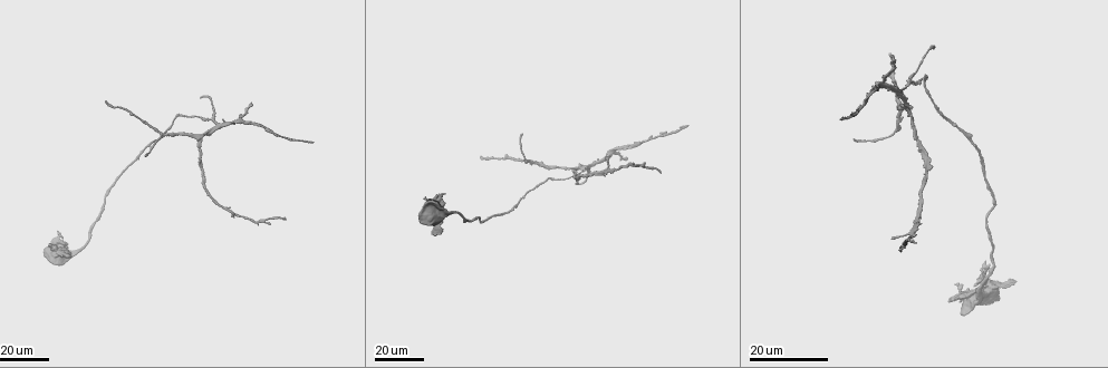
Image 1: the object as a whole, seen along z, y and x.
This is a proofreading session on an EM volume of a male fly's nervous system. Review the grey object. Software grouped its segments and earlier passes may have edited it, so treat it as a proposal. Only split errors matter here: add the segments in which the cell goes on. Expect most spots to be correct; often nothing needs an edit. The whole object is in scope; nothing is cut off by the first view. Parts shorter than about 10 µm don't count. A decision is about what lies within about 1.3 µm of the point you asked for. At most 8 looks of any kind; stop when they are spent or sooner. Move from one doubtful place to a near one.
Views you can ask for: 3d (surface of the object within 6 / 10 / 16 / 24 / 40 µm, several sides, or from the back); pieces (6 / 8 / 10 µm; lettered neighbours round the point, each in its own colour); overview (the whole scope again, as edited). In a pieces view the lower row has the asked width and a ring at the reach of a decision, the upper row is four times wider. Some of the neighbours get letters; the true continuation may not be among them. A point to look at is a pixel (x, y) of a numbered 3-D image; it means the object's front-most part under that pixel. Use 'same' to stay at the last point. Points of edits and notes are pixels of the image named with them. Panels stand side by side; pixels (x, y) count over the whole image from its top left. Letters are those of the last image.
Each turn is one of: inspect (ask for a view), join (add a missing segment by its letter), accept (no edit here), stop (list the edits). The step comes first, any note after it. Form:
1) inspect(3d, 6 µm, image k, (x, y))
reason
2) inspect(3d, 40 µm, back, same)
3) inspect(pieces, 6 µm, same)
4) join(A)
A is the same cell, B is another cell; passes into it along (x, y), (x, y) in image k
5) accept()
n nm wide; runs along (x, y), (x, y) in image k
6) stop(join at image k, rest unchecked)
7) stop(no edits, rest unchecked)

inspect(3d, 40 µm, image 1, (949, 302))
free end

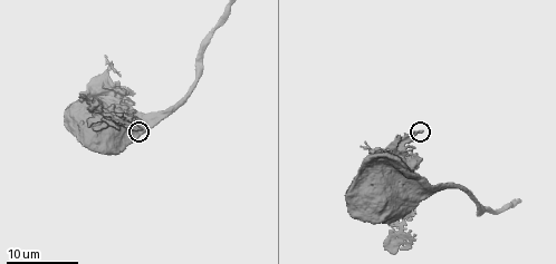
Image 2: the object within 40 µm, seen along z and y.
inspect(pieces, 10 µm, image 2, (423, 129))

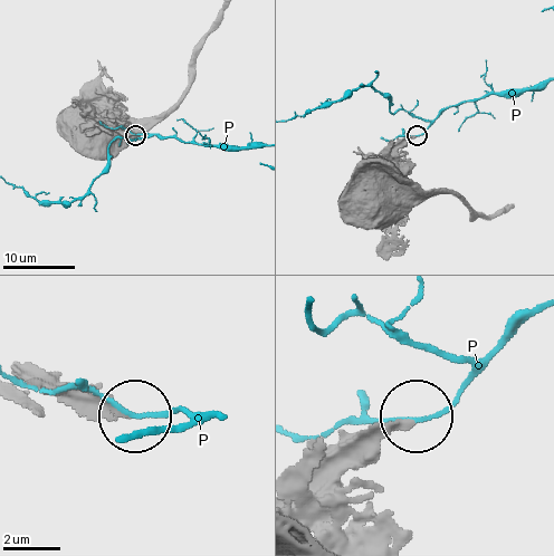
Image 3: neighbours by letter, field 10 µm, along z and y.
accept()
300 nm wide; P is another cell; no lettered segment goes on from it

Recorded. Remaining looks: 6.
inspect(3d, 24 µm, image 1, (890, 238))
free end

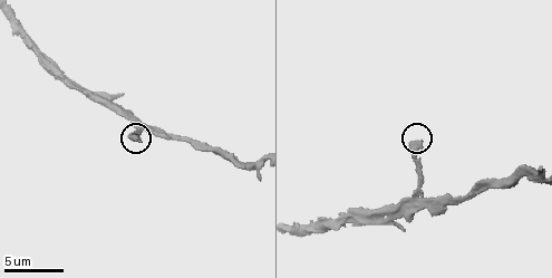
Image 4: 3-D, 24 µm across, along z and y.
inspect(pieces, 10 µm, image 4, (139, 141))
what lies round it

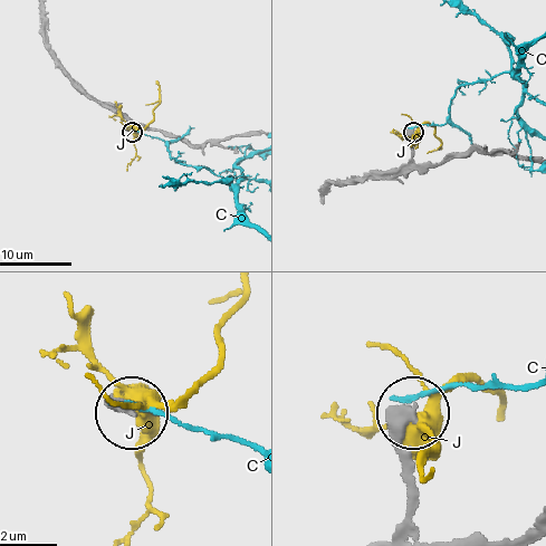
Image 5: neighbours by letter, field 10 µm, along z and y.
accept()
C and J are other cells; runs along (394, 534), (409, 511), (401, 432), (413, 413) in image 5; no lettered segment goes on from it

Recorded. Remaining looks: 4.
inspect(3d, 40 µm, image 1, (644, 162))
free end

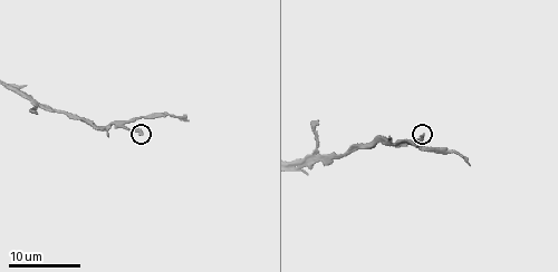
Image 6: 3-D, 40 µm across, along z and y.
inspect(pieces, 8 µm, image 6, (423, 135))

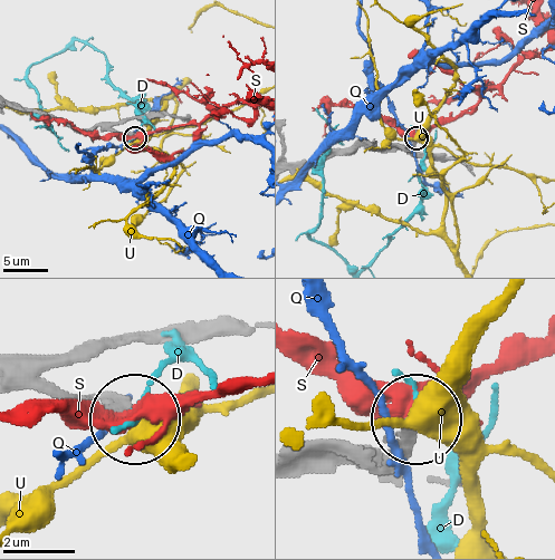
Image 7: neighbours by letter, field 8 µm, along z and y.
accept()
D, Q, S and U are other cells; runs along (294, 169), (350, 148), (404, 146), (414, 138) in image 7; no lettered segment goes on from it

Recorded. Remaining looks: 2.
inspect(3d, 24 µm, image 6, (471, 164))
an open end

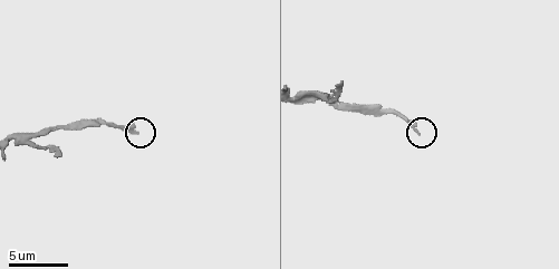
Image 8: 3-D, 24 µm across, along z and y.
inspect(pieces, 8 µm, image 8, (419, 132))

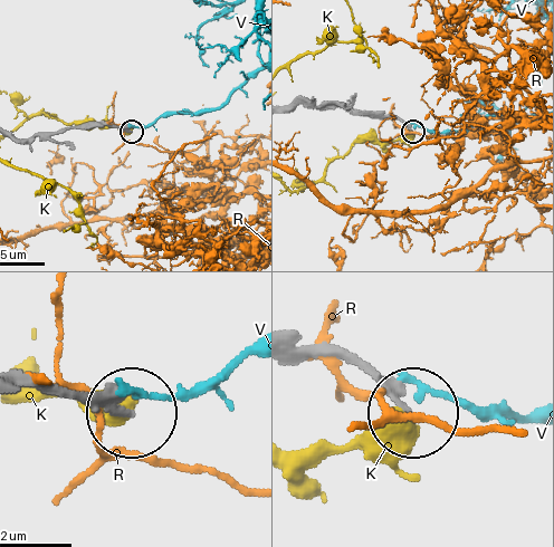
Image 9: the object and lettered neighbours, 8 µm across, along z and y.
accept()
K, R and V are other cells; none of them fits

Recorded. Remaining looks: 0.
stop(no edits, rest unchecked)

